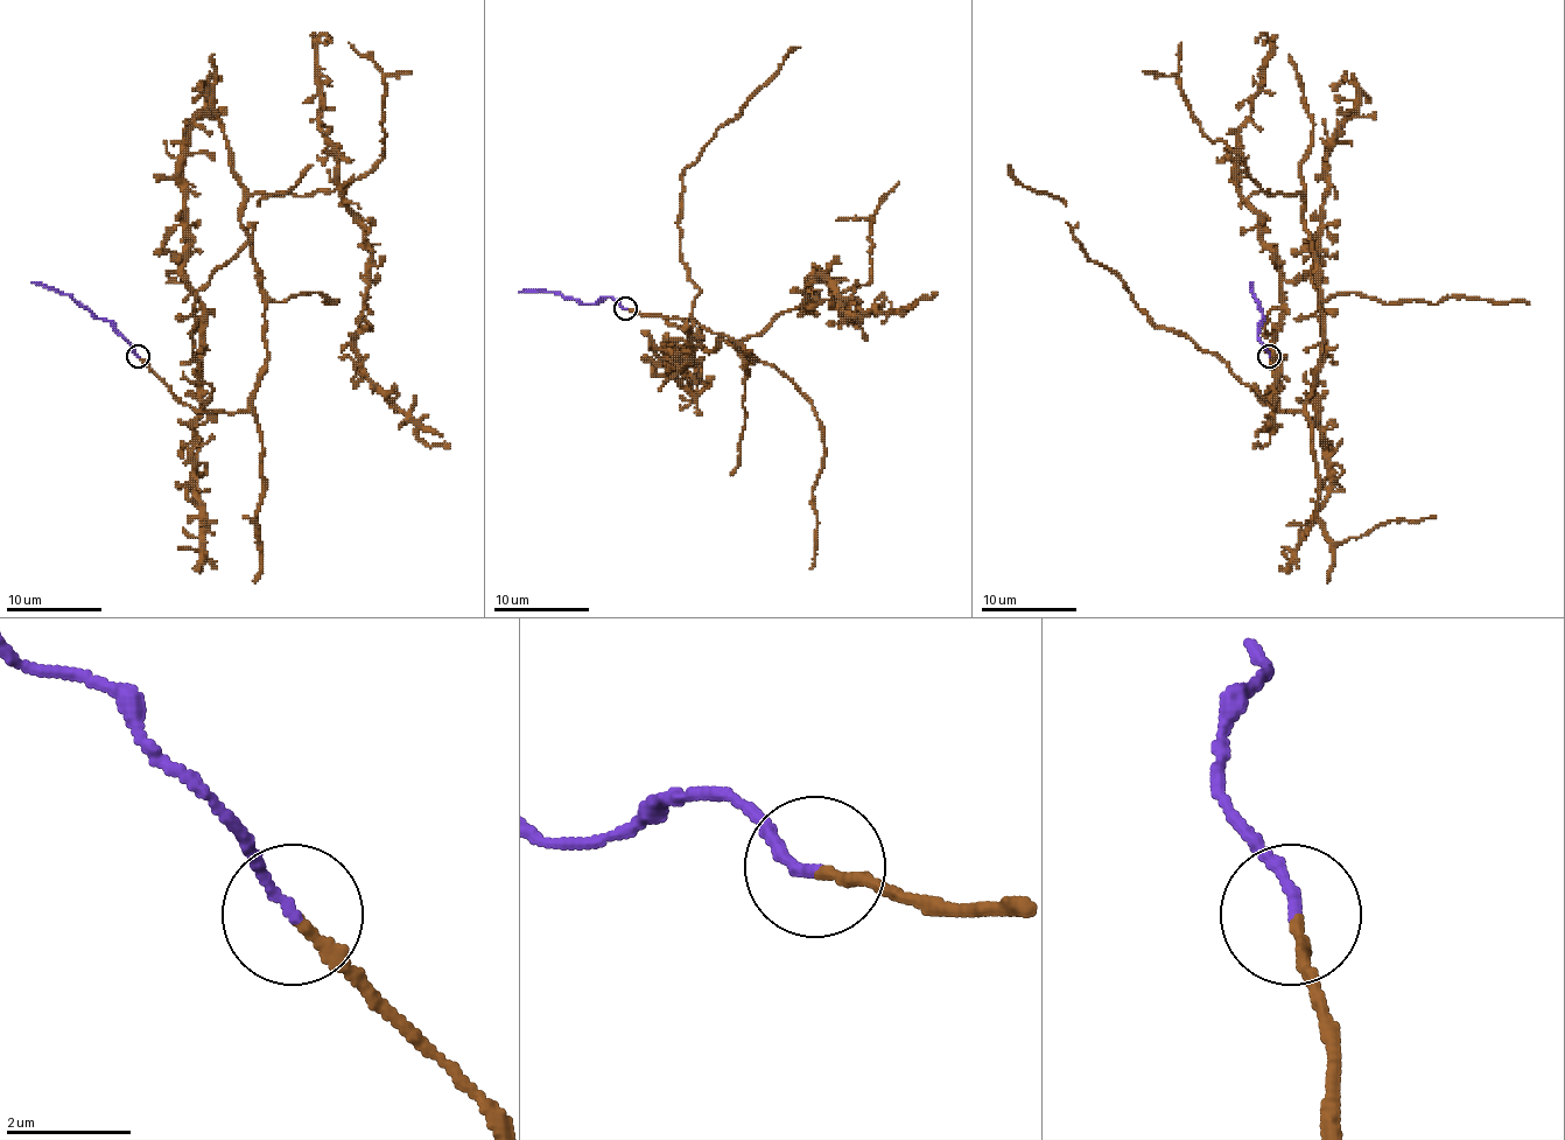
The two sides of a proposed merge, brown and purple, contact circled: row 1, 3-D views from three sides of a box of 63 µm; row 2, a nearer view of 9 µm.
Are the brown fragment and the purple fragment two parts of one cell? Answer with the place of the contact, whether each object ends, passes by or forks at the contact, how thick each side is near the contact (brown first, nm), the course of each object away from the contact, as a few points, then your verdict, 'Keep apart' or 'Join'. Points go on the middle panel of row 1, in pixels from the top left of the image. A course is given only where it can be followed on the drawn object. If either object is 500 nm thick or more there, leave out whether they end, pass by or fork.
Place: (625, 308). At the ring brown ends. At the ring purple ends. Thickness 180 nm (brown) against 170 nm. Course of brown: (624, 309), (723, 333), (752, 362), (728, 342), (834, 287), (850, 321), (937, 292). Course of purple: (624, 309), (615, 299), (603, 296), (596, 303), (581, 303), (555, 292), (519, 292). Join

